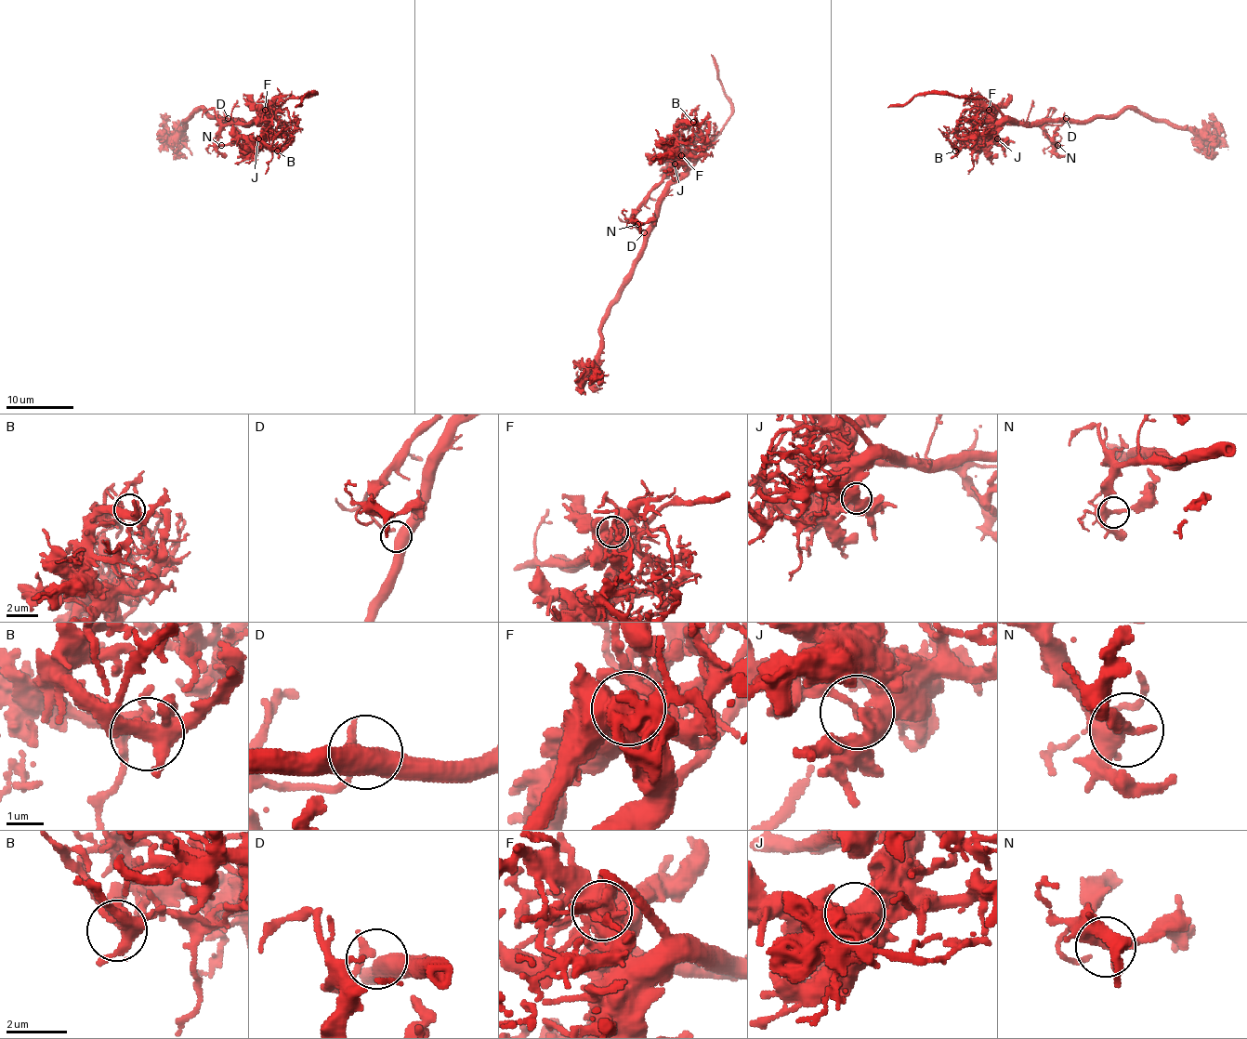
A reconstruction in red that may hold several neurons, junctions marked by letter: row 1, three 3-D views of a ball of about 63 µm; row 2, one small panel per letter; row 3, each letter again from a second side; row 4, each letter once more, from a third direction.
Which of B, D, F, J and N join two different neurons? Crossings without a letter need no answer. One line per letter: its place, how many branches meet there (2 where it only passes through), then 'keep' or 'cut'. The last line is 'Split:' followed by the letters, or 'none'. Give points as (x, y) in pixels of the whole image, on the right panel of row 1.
B: at (955, 151); 4 branches meet; keep
D: at (1066, 118); 4 branches meet; keep
F: at (989, 110); 7 branches meet; keep
J: at (997, 138); 2 branches meet; keep
N: at (1057, 145); 2 branches meet; keep
Split: none

